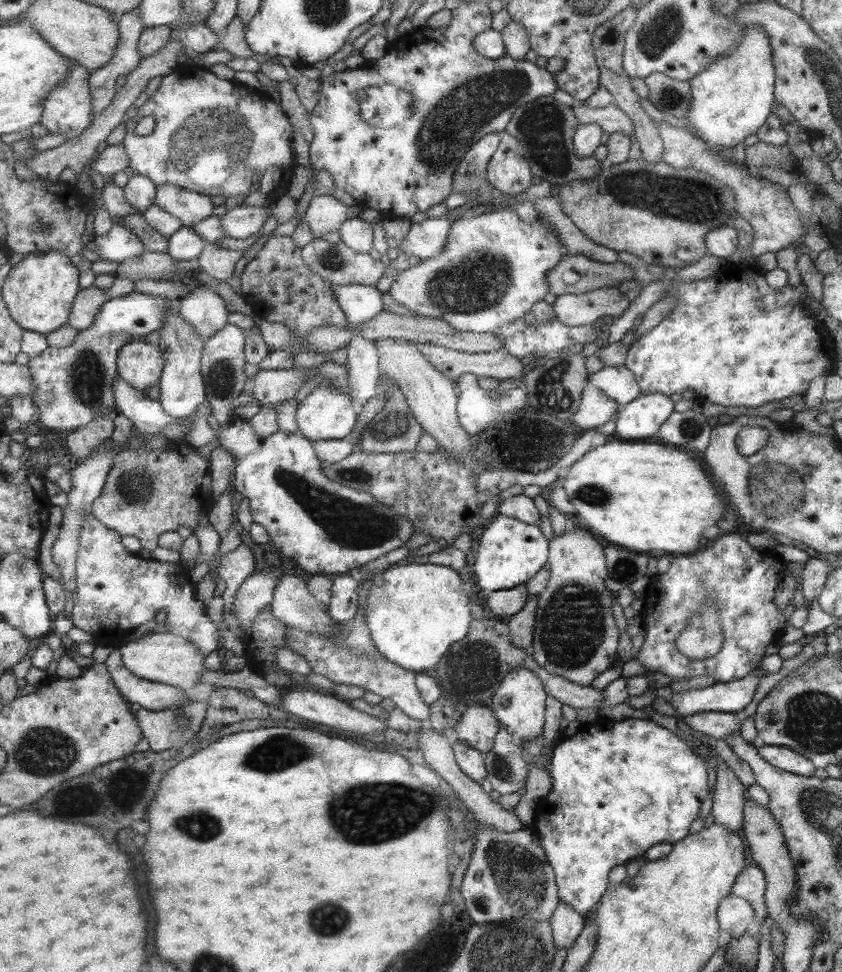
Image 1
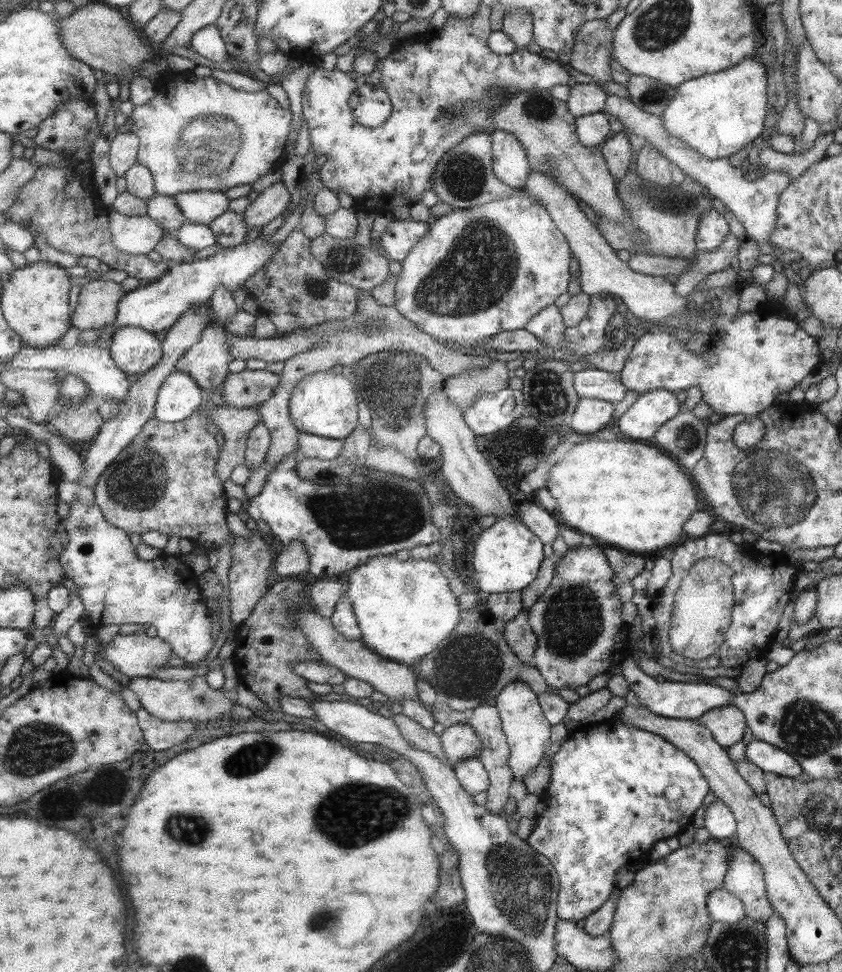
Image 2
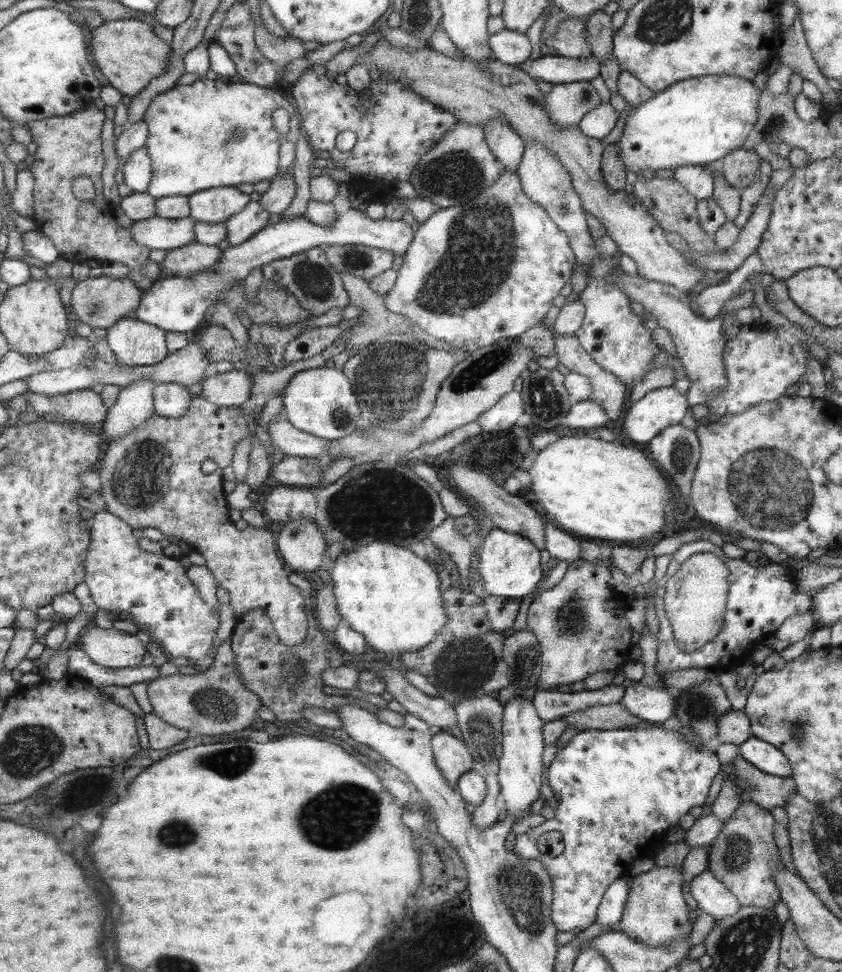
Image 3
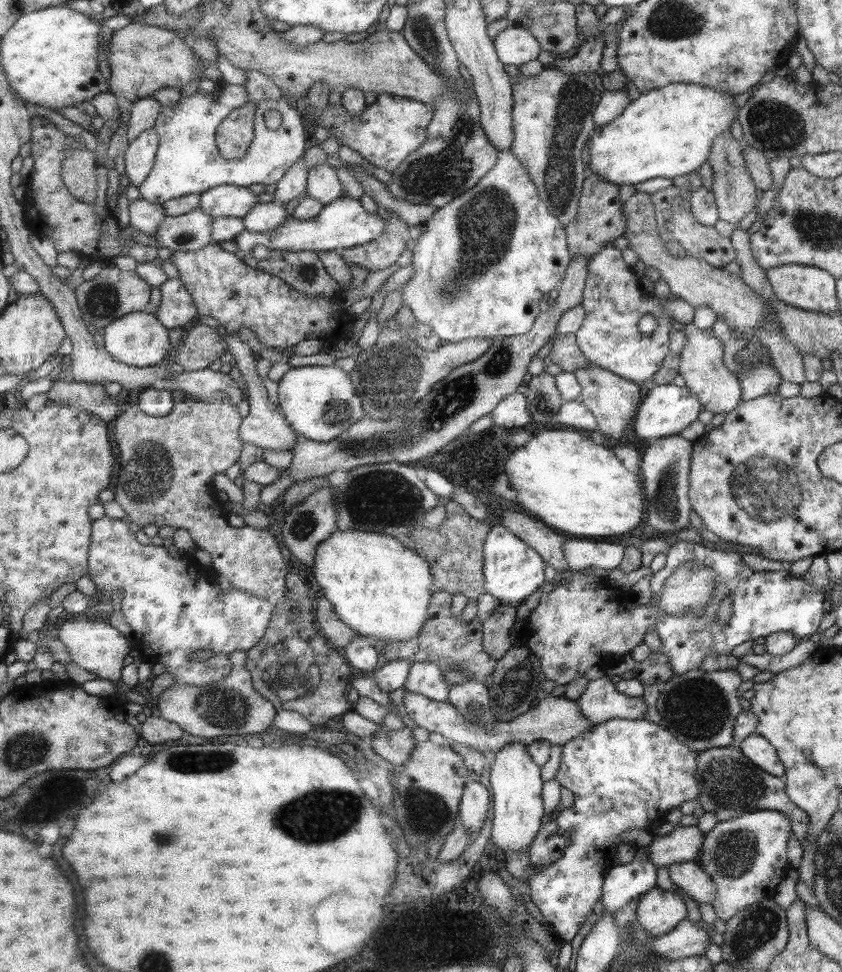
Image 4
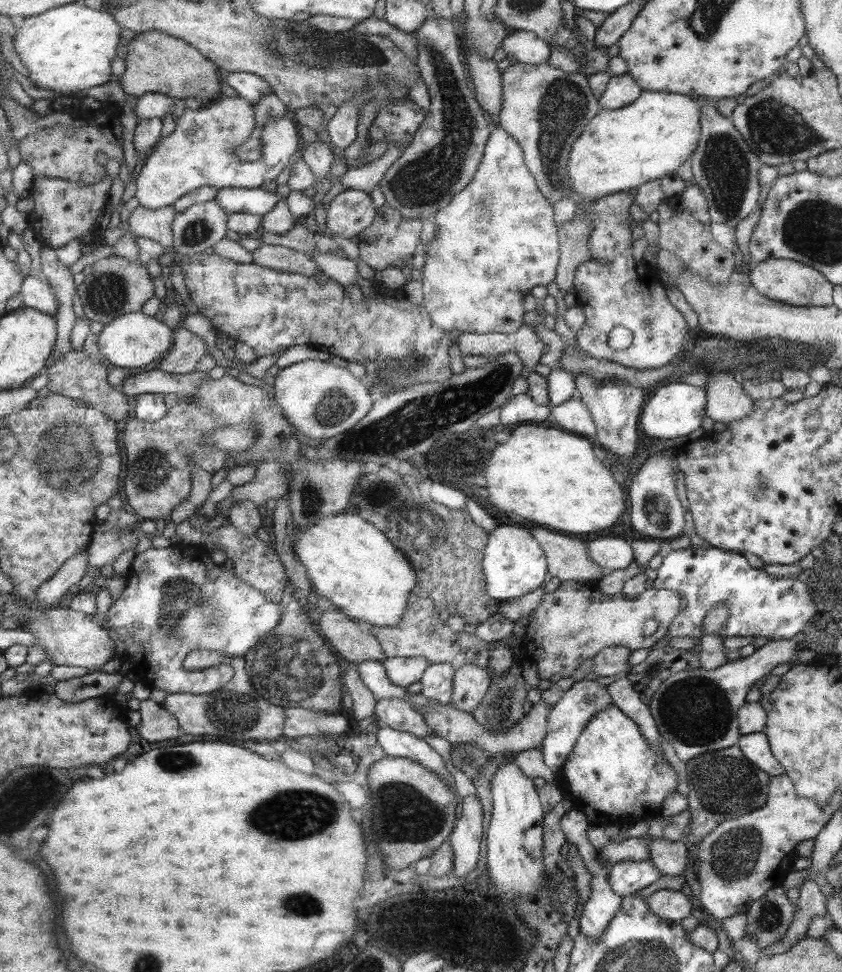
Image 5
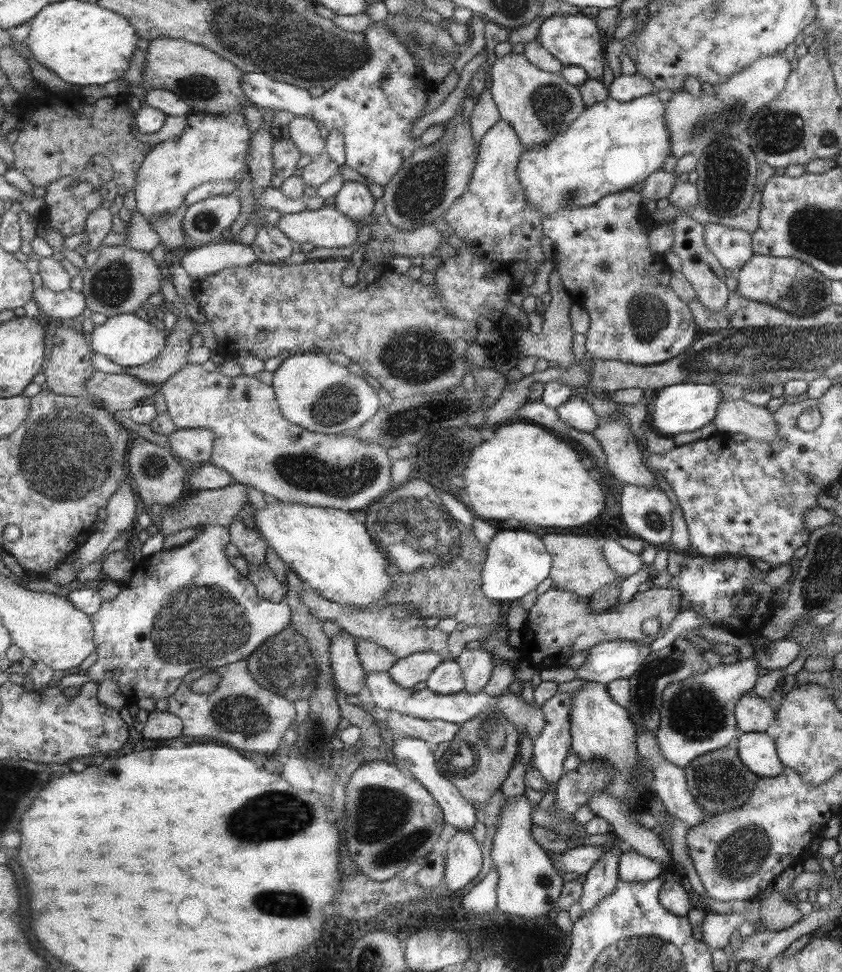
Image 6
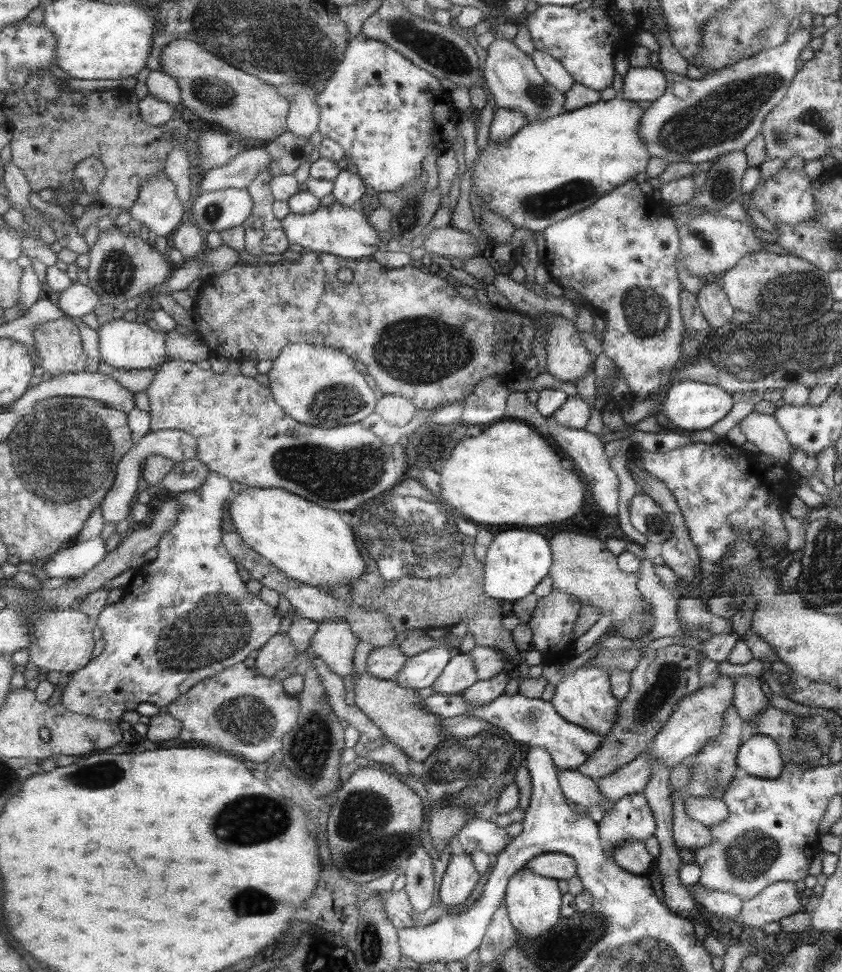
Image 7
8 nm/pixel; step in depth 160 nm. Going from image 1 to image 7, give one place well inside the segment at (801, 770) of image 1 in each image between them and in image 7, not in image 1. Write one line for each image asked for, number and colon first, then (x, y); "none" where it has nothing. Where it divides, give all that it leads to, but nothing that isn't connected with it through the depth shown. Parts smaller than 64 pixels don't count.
2: (769, 758)
3: (766, 758)
4: (758, 750)
5: (754, 747)
6: (757, 751)
7: (759, 755)

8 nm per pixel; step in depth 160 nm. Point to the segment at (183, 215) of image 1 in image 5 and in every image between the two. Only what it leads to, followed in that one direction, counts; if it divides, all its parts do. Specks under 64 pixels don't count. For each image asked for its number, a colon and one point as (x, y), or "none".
2: (199, 207)
3: (215, 205)
4: (222, 201)
5: (255, 201)

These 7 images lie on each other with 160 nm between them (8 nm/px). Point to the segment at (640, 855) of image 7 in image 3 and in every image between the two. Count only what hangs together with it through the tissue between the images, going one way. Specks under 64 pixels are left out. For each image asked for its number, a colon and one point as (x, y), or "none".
3: (611, 906)
4: (624, 882)
5: (624, 877)
6: (632, 867)

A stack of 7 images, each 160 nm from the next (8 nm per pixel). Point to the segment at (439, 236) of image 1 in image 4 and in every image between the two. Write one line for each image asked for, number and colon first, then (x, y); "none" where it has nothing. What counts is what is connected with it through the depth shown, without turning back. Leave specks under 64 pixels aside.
2: (399, 237)
3: (176, 304)
4: (343, 224)

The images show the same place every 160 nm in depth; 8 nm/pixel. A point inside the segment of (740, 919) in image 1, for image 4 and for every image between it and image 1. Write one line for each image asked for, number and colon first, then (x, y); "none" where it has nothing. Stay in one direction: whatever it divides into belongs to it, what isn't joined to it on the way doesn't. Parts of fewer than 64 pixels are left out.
2: (723, 907)
3: (712, 897)
4: (687, 875)

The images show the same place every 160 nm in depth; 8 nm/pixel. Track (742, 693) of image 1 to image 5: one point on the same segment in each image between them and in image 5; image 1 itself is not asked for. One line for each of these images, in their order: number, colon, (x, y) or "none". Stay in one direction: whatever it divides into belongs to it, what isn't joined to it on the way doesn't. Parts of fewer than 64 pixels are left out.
2: (669, 699)
3: (654, 705)
4: (600, 702)
5: (566, 718)

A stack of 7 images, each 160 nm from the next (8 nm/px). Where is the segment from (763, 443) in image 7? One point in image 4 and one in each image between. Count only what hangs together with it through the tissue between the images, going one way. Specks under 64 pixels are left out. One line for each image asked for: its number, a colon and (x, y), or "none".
4: (701, 365)
5: (726, 401)
6: (755, 422)

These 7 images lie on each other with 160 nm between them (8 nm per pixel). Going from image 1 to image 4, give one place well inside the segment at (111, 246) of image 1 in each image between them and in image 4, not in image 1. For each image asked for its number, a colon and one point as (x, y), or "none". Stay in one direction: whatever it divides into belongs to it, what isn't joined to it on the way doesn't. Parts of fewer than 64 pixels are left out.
2: (134, 235)
3: (158, 233)
4: (191, 231)

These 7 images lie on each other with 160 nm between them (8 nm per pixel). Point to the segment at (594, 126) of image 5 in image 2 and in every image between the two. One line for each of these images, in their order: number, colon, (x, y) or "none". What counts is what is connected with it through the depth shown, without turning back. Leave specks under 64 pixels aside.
2: (705, 112)
3: (699, 121)
4: (666, 132)

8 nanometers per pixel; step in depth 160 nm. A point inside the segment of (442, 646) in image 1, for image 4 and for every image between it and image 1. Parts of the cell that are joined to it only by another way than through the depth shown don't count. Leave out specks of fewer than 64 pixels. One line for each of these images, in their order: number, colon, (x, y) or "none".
2: (404, 610)
3: (392, 598)
4: (379, 588)

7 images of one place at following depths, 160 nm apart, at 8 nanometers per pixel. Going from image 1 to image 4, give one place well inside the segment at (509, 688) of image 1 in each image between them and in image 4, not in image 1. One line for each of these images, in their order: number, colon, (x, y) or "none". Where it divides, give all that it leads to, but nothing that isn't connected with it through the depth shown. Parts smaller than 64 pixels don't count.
2: (523, 722)
3: (519, 767)
4: (515, 784)

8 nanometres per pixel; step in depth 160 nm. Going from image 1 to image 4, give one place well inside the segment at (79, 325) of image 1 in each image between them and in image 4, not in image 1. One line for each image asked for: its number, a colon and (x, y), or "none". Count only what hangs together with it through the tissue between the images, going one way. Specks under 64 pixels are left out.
2: (98, 301)
3: (102, 301)
4: (113, 293)

